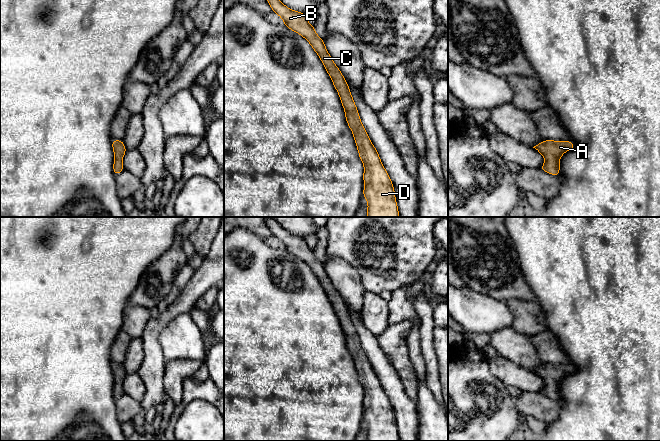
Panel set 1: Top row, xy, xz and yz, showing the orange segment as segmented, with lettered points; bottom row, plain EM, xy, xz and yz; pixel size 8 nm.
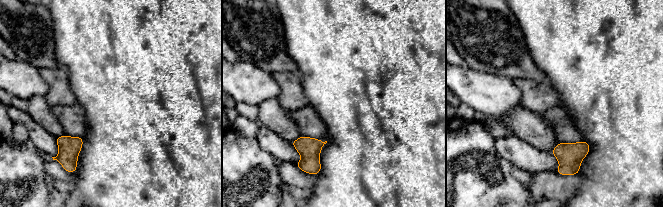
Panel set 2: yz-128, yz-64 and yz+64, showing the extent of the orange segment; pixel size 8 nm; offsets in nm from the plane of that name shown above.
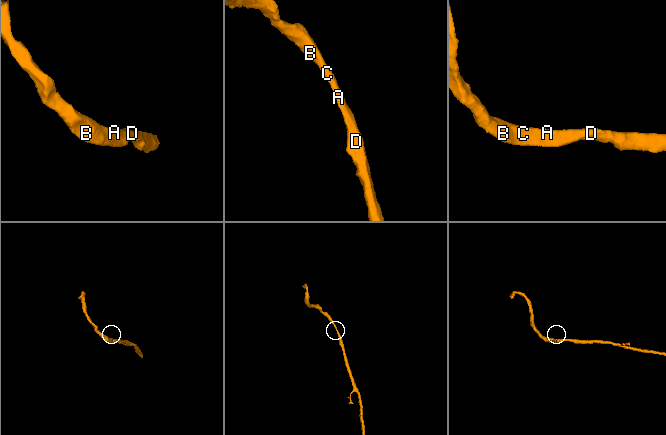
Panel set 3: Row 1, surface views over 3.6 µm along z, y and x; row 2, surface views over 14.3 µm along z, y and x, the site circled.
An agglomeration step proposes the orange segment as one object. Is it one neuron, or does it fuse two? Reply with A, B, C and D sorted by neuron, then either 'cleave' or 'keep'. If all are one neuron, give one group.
A B C D | keep

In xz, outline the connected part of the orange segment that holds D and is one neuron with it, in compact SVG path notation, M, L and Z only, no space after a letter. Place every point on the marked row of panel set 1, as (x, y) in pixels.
M267 0L267 2L272 11L281 17L287 28L310 43L339 94L347 124L353 133L359 158L364 165L363 197L368 202L367 217L400 217L392 181L364 129L349 85L328 53L324 40L316 34L314 26L307 21L305 13L293 11L280 0Z

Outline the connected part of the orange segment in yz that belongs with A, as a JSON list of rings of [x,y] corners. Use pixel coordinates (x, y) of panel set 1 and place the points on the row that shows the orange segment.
[[[544,140],[534,146],[539,153],[544,156],[545,162],[539,168],[553,176],[558,176],[560,173],[560,158],[568,150],[575,148],[575,143],[571,141],[554,141]]]

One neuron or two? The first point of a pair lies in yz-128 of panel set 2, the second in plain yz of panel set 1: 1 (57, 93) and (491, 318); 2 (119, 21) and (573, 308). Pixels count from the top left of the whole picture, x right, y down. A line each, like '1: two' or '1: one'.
1: two
2: one

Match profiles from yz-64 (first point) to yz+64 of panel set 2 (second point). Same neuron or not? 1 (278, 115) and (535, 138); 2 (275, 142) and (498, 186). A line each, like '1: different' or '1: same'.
1: same
2: different

